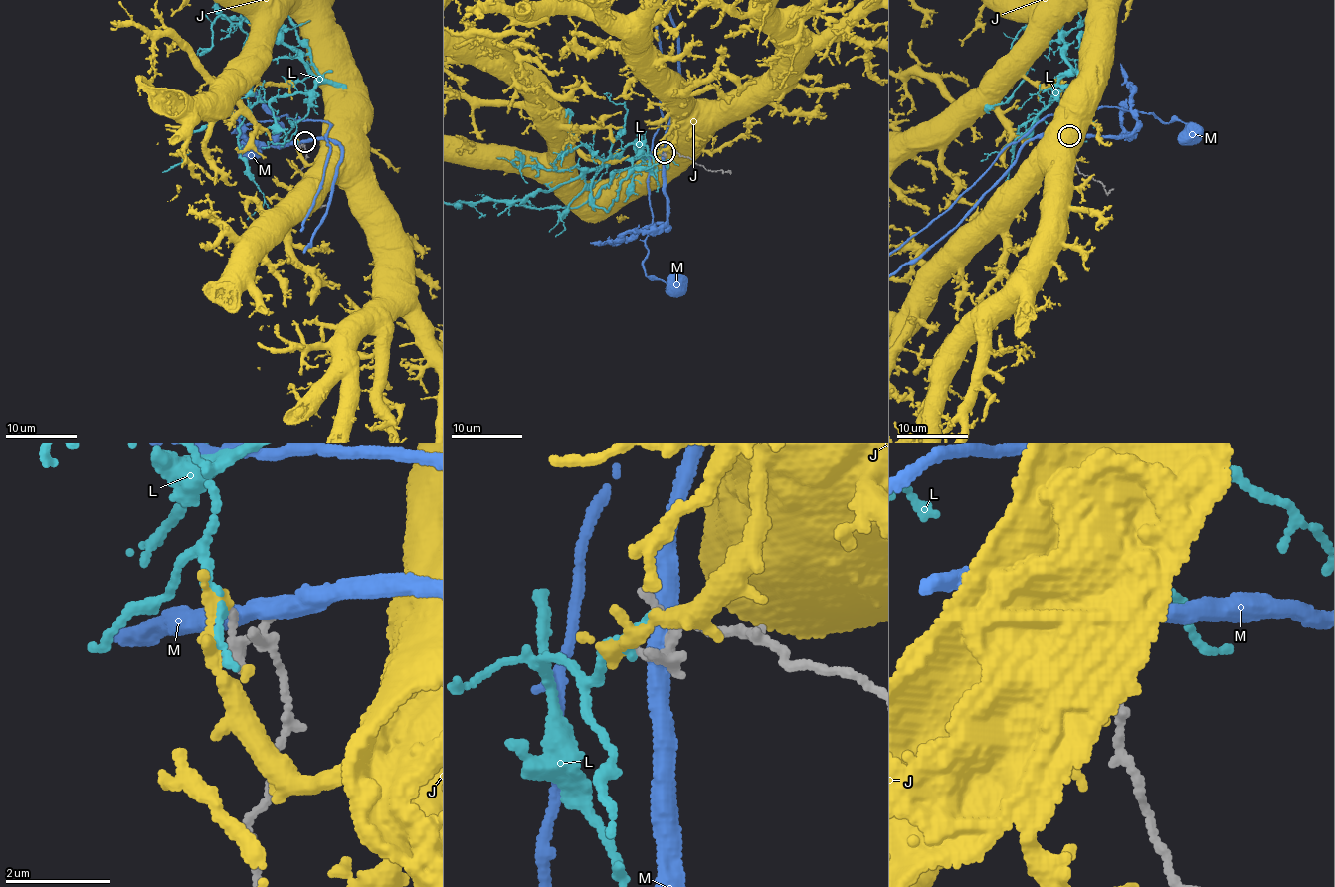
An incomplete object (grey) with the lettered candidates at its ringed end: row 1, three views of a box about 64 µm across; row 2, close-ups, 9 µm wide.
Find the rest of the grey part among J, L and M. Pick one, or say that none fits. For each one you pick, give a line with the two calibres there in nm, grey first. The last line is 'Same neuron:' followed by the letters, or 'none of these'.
Same neuron: none of these

